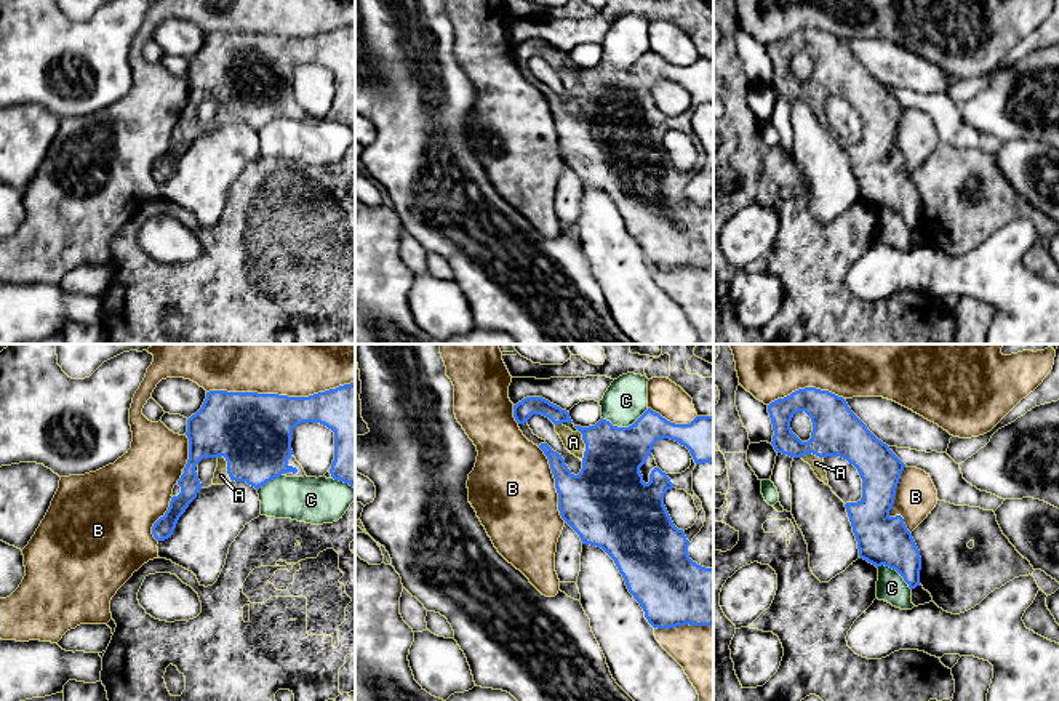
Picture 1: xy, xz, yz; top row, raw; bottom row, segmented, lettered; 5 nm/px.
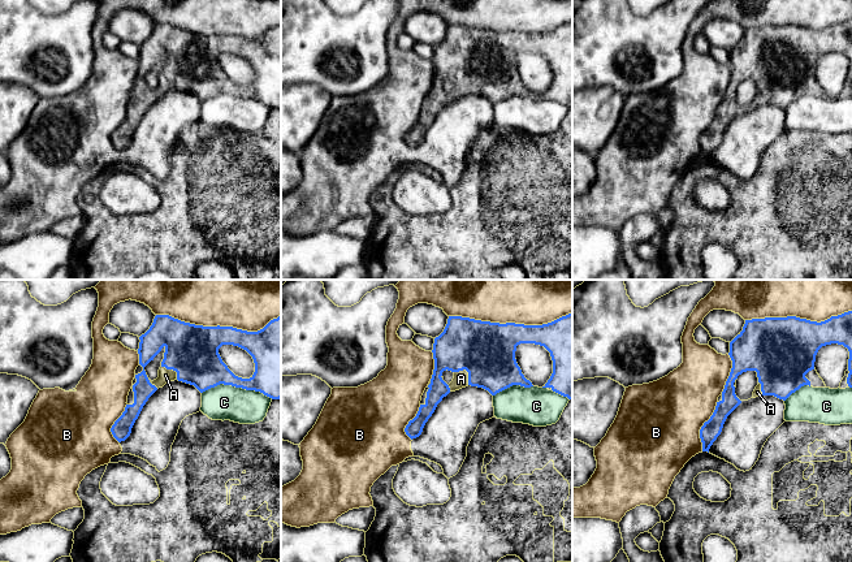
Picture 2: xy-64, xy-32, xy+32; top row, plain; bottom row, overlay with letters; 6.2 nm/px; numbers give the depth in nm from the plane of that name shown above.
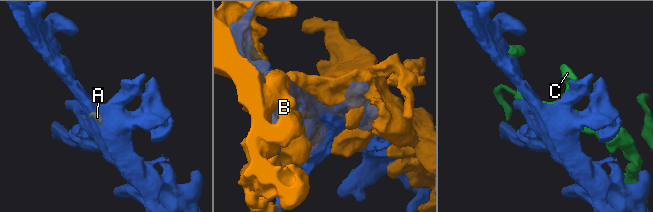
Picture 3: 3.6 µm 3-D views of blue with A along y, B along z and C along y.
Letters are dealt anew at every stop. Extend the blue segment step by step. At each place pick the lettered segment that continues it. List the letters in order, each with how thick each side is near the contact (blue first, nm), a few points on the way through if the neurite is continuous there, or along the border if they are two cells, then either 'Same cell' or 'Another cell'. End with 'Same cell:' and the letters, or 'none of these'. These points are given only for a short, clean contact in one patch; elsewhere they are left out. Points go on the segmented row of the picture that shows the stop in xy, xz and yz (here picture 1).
A: Thickness 380 nm (blue) against 70 nm. Path across: xy (253, 431), (248, 447), (227, 468), (221, 476). Same cell
B: Thickness 380 nm (blue) against 480 nm. Another cell
C: Thickness 300 nm (blue) against 220 nm. Another cell
Same cell: A

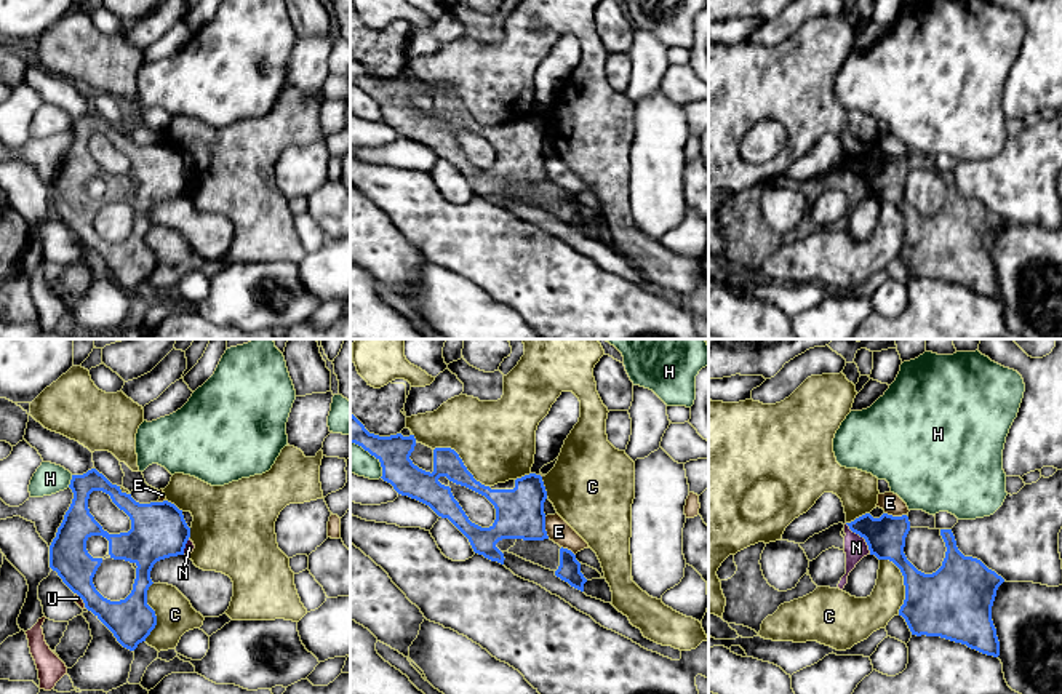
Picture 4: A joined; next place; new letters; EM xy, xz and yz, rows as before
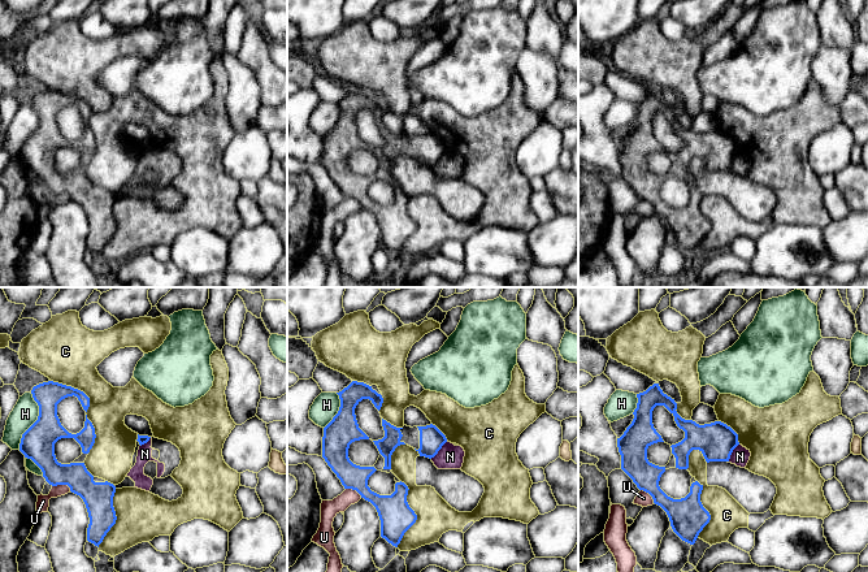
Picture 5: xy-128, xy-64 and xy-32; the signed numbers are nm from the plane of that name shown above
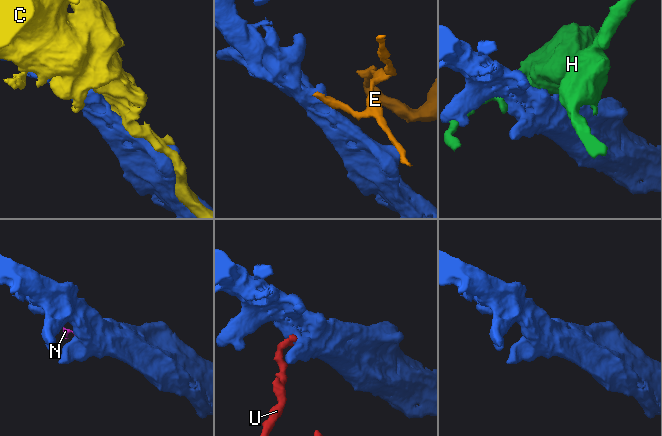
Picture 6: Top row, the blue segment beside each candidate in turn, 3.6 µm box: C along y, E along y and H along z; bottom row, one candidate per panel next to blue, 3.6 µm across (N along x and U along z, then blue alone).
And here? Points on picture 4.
C: Thickness 340 nm (blue) against 180 nm. Another cell
E: Thickness 240 nm (blue) against 120 nm. Boundary: xz (544, 517), (544, 530), (549, 538). Another cell
H: Thickness 160 nm (blue) against 160 nm. Another cell
N: Thickness 200 nm (blue) against 120 nm. Boundary: yz (845, 523), (864, 539), (870, 554). Another cell
U: Thickness 200 nm (blue) against 40 nm. Boundary: xy (75, 592), (87, 608). Another cell
Same cell: none of these

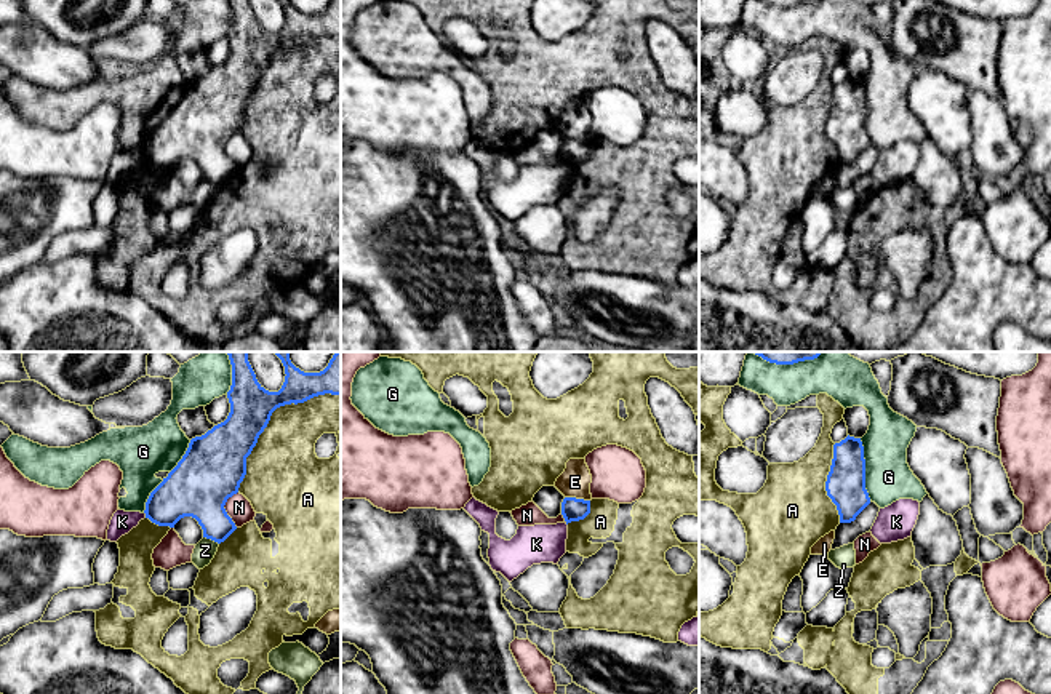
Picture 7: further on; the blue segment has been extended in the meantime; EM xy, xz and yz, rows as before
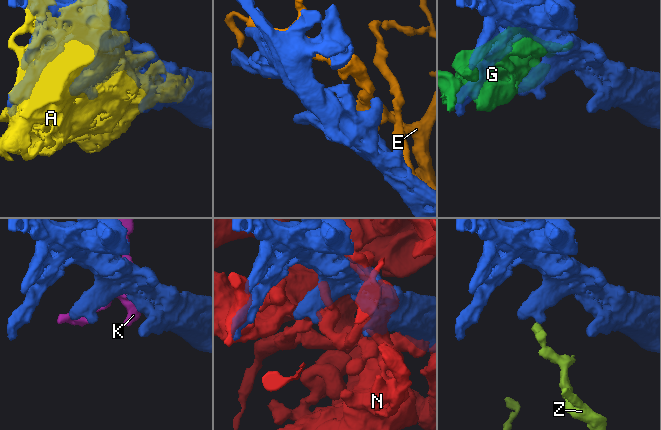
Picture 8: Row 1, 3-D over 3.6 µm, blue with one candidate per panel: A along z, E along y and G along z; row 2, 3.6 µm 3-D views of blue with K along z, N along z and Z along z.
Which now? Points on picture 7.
A: Thickness 240 nm (blue) against 360 nm. Another cell
E: Thickness 120 nm (blue) against 160 nm. Another cell
G: Thickness 200 nm (blue) against 240 nm. Another cell
K: Thickness 260 nm (blue) against 120 nm. Another cell
N: Thickness 320 nm (blue) against 120 nm. Another cell
Z: Thickness 280 nm (blue) against 110 nm. Boundary: xy (203, 536), (218, 544). Another cell
Same cell: none of these

